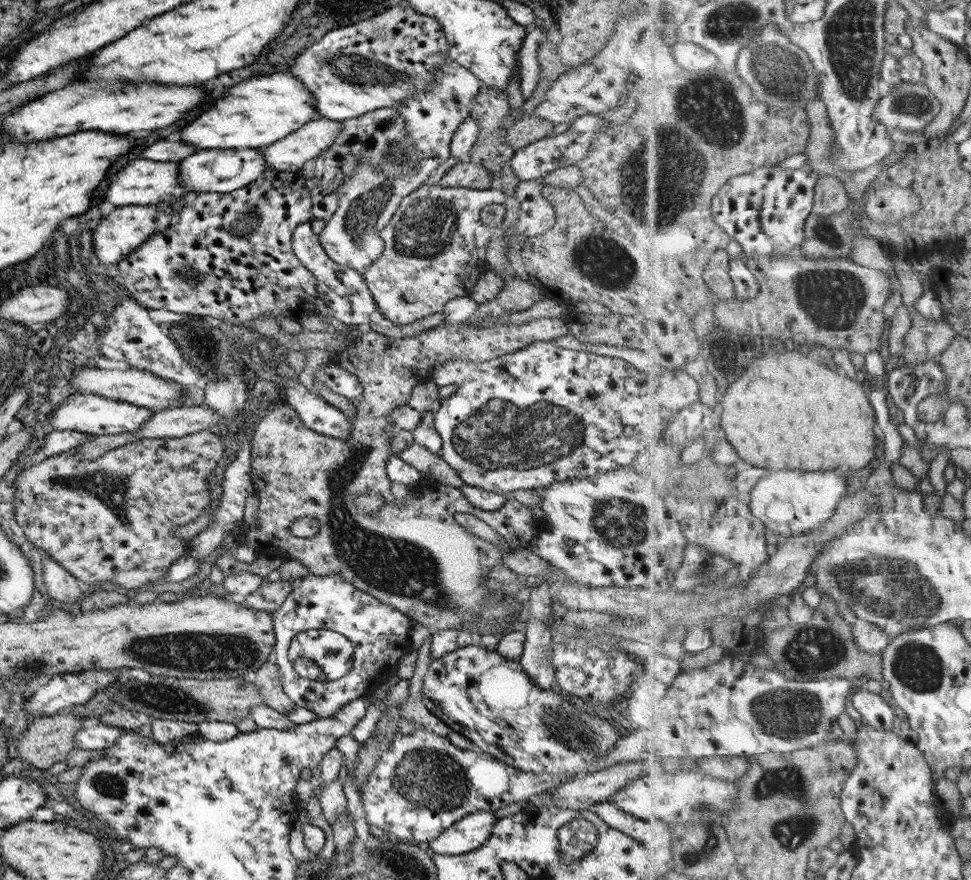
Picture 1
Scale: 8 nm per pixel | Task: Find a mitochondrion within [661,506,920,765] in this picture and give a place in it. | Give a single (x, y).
(793, 714)

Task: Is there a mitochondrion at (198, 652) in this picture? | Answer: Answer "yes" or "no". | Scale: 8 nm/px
yes

